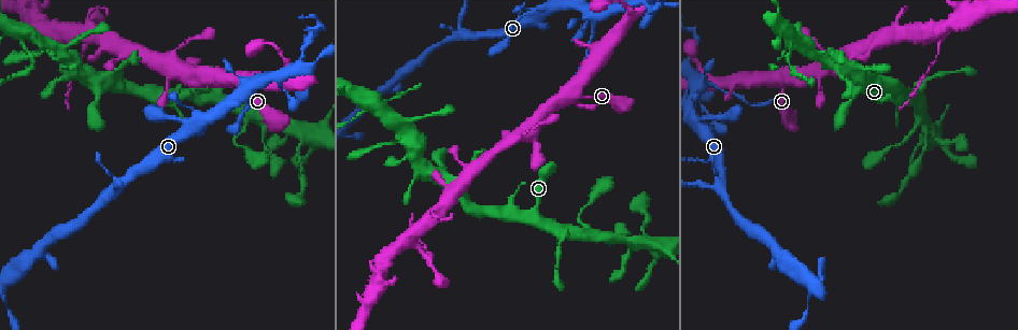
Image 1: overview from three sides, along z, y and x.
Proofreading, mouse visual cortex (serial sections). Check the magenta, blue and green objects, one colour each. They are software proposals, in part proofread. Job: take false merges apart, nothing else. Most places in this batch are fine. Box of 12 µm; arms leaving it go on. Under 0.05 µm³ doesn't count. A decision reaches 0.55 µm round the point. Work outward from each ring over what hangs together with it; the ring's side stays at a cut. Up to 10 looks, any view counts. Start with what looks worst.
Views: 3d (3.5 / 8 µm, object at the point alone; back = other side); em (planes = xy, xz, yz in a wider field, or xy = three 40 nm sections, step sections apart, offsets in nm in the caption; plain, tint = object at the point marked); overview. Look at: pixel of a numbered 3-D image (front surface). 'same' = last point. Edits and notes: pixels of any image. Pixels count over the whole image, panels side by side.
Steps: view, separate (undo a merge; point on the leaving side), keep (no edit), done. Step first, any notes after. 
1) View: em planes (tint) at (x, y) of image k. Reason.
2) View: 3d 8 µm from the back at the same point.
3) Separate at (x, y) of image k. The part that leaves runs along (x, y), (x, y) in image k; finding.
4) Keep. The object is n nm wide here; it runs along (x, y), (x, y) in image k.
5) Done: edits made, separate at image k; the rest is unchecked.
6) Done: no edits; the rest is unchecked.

View: 3d 3.5 µm at (647, 240) of image 1. Abrupt turn.

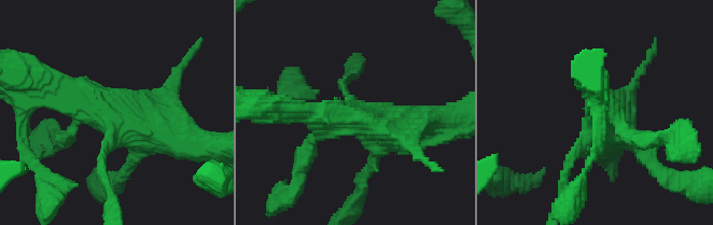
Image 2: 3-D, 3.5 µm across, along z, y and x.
View: em xy step 5 (tint) at (110, 122) of image 2. Need the tissue.

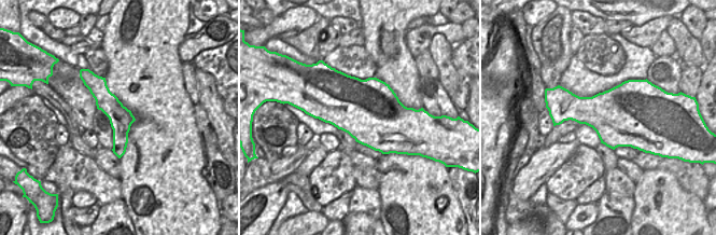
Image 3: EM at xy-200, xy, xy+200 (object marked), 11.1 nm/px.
View: em planes (tint) at the same point.

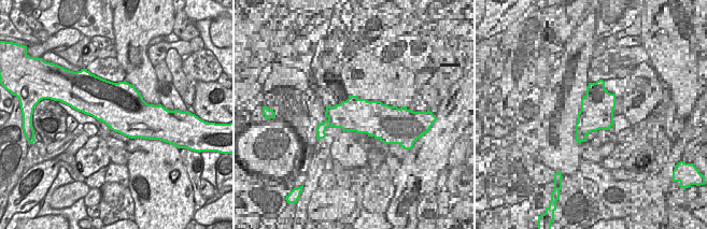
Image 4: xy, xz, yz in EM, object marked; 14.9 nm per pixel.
Keep. It runs along (52, 85), (144, 128), (135, 149) in image 2; one cell here.

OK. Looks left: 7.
View: 3d 3.5 µm at (113, 190) of image 1. Two arms in line, one across.

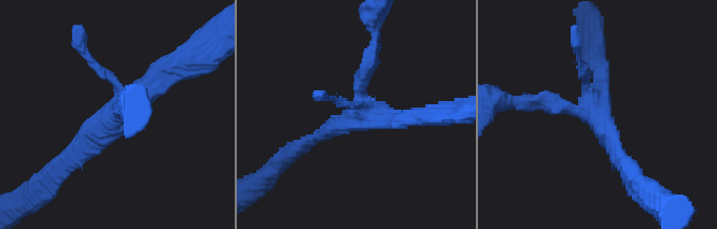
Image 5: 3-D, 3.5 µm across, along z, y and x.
View: em xy step 1 (tint) at (360, 115) of image 5. Now the EM.

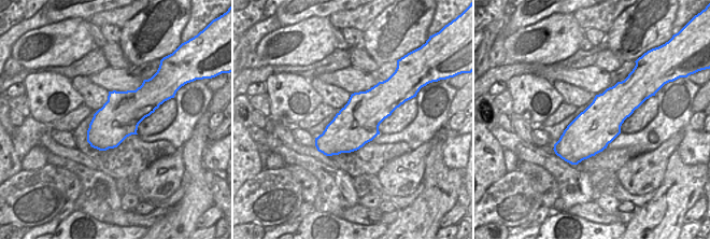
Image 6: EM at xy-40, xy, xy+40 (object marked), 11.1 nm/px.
Keep. The object is 480 nm wide here; it runs along (177, 63), (167, 67), (68, 159) in image 5; all the same cell.

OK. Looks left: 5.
View: 3d 3.5 µm at (8, 312) of image 1. A narrow waist.

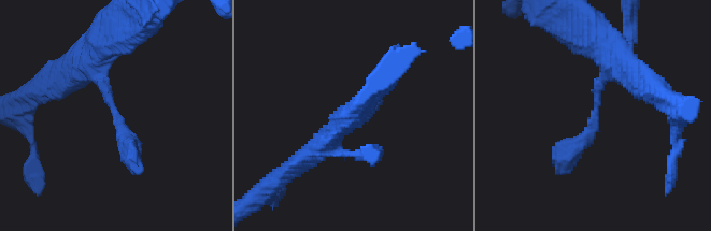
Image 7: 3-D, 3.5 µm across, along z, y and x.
View: em xy step 3 (tint) at (113, 111) of image 7.

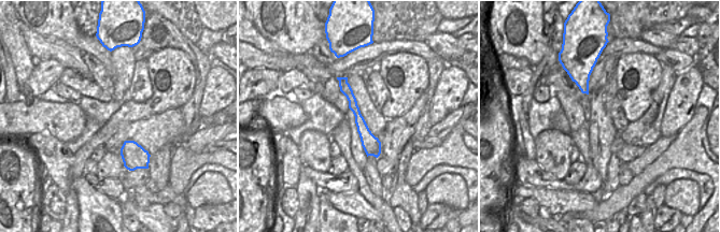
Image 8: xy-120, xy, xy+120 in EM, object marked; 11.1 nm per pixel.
Keep. It runs along (341, 80), (376, 154) in image 8; all the same cell.

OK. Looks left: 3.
View: 3d 3.5 µm at (791, 64) of image 1. Sharp bend.

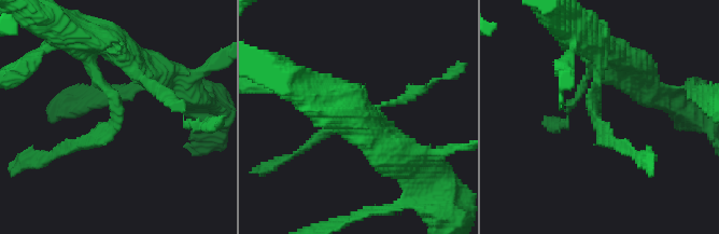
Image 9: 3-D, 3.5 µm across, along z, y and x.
View: em xy step 1 (tint) at (597, 117) of image 9.

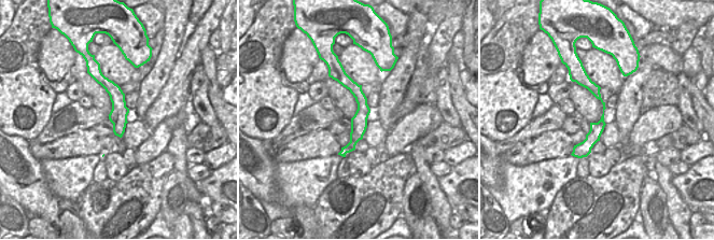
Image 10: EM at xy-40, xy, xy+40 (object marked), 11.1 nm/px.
Keep. It runs along (583, 76), (603, 102), (603, 115), (579, 155) in image 10; continuous, no second cell.

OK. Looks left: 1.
Done: no edits; the rest is unchecked.

